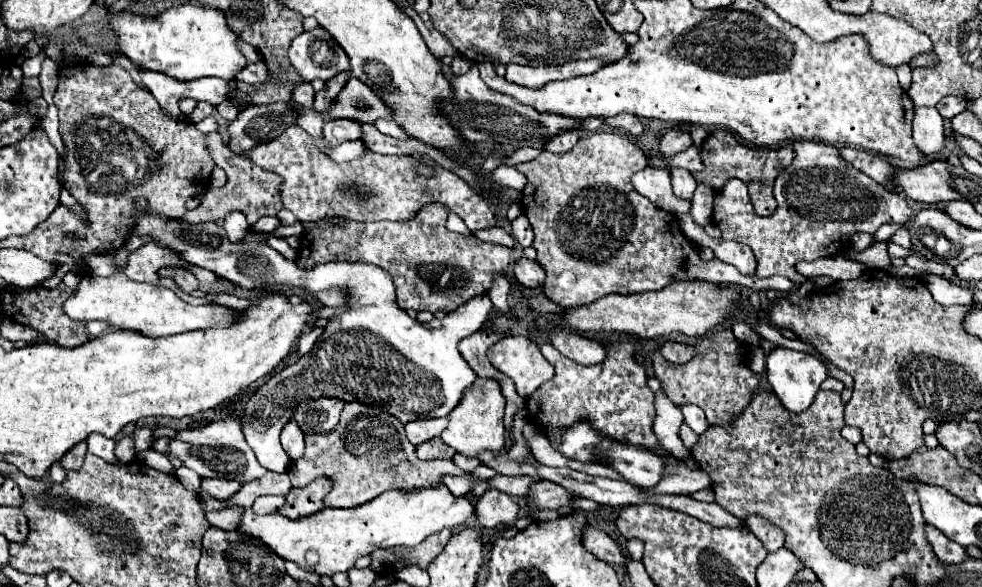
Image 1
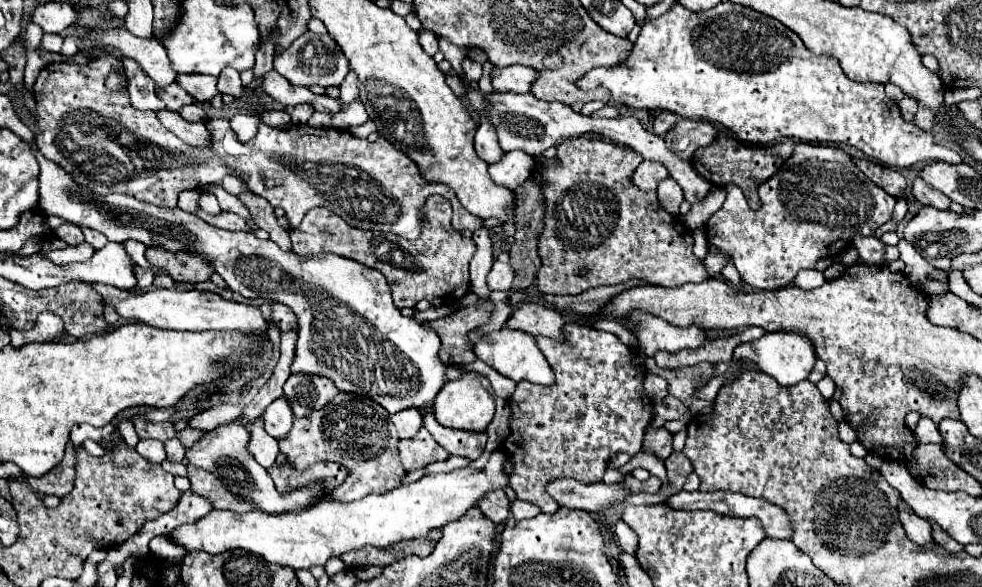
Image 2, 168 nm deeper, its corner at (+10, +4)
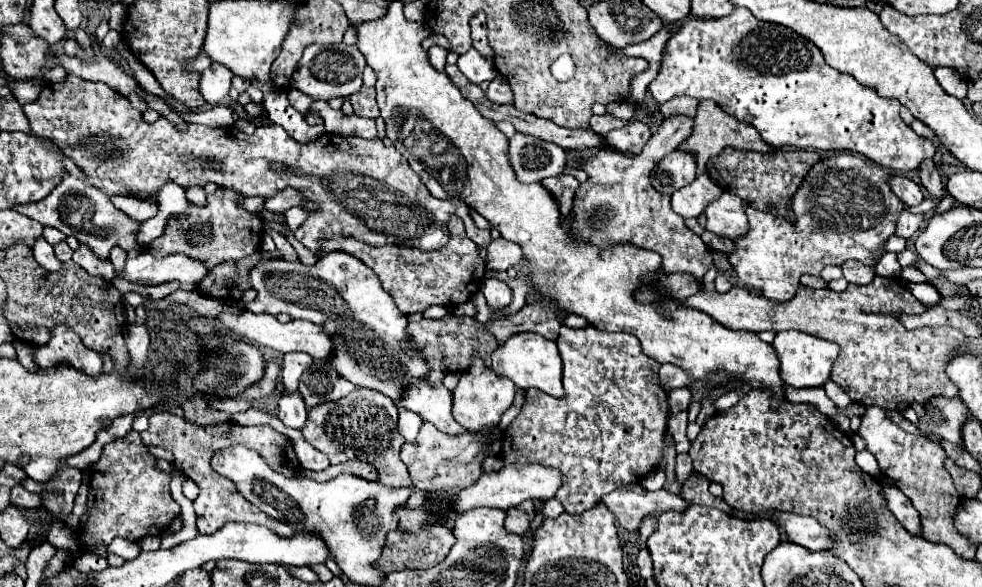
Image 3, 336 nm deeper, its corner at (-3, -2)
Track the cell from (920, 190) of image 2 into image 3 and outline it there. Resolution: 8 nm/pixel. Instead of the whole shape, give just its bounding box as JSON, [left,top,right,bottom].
[917,159,945,199]

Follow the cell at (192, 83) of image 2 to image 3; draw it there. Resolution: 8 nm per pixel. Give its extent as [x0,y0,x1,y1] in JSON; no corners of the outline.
[199,63,233,105]

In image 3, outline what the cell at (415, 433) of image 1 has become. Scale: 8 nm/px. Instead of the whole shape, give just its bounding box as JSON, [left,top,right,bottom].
[397,409,423,441]

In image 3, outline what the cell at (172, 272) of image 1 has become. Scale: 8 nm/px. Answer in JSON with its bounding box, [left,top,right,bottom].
[145,189,263,269]

